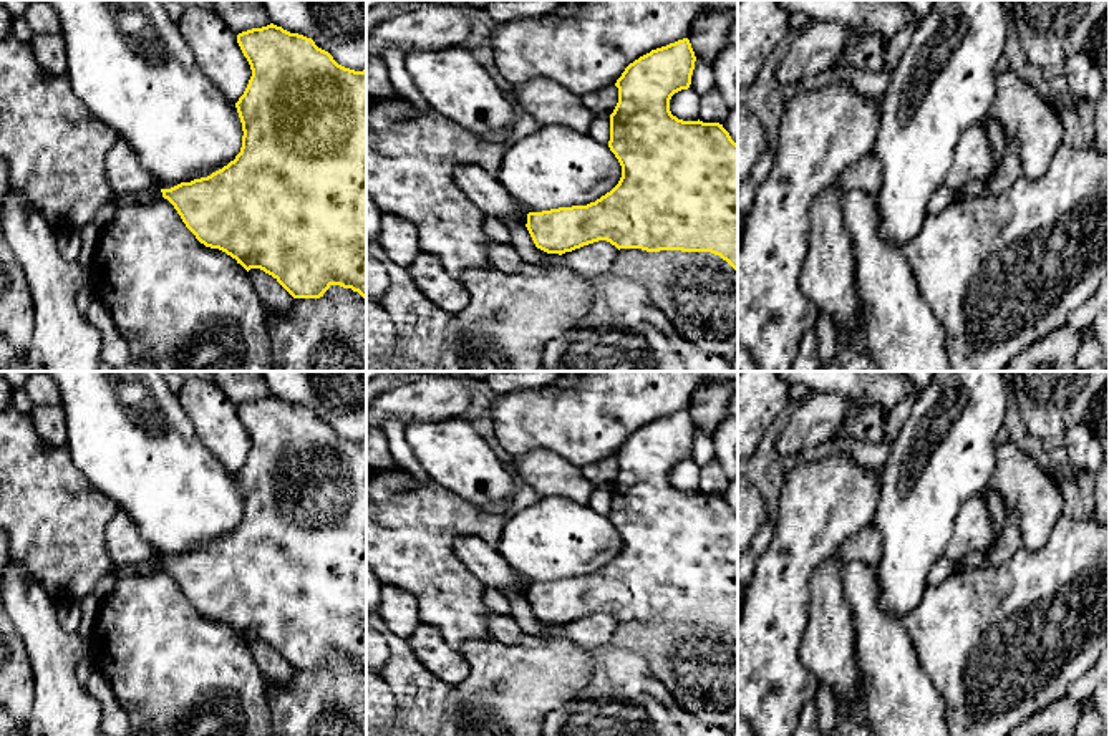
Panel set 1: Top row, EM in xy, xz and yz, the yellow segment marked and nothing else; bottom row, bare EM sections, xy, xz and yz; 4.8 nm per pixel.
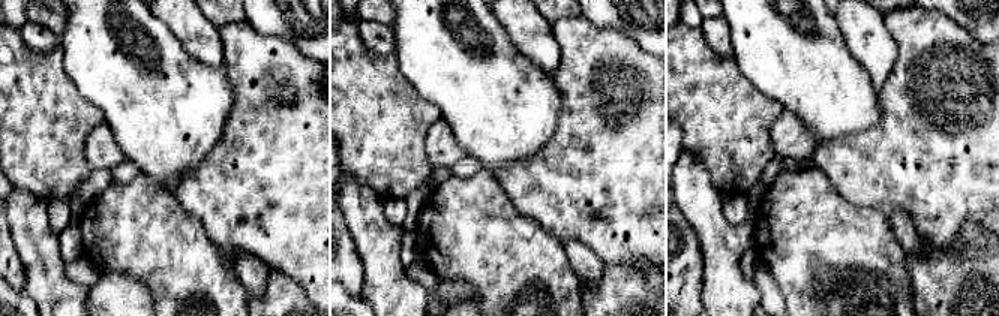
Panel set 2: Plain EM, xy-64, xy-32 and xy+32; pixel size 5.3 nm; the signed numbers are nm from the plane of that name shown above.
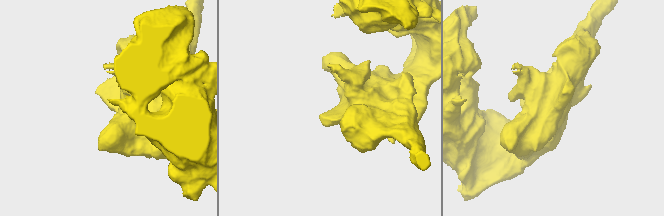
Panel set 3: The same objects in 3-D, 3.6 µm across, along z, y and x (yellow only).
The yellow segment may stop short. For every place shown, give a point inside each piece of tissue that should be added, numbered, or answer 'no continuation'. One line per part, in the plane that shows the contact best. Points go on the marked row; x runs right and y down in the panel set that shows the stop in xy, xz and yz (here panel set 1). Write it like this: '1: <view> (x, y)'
no continuation

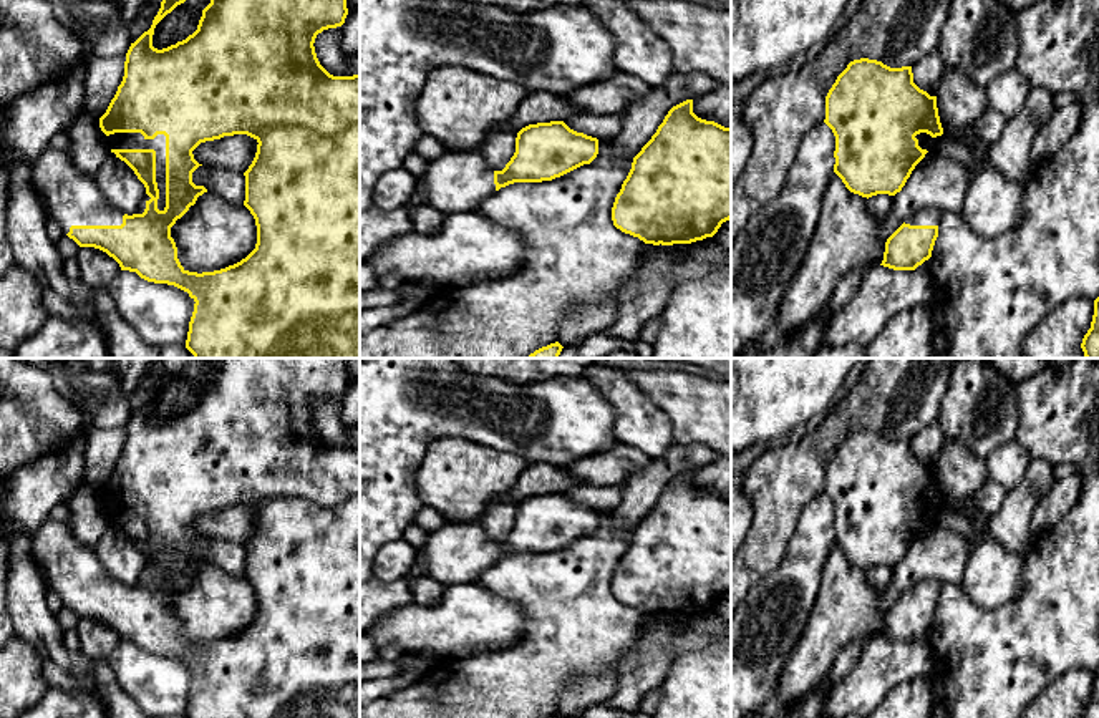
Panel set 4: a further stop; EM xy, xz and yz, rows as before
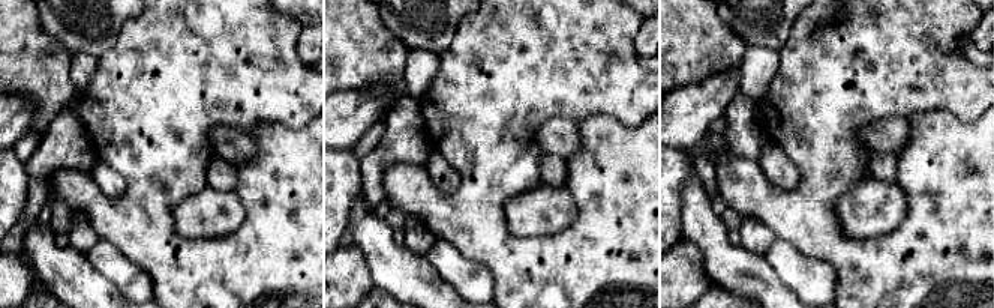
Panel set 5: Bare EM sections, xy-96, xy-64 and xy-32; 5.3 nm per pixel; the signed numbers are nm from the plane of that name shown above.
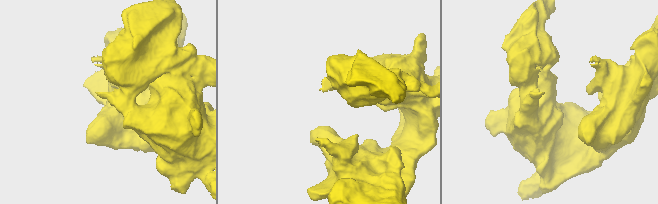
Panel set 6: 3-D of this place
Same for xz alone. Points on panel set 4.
1: xz (456, 181)

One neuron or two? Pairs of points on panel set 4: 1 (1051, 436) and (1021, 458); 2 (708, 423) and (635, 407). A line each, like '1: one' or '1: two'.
1: two
2: two

